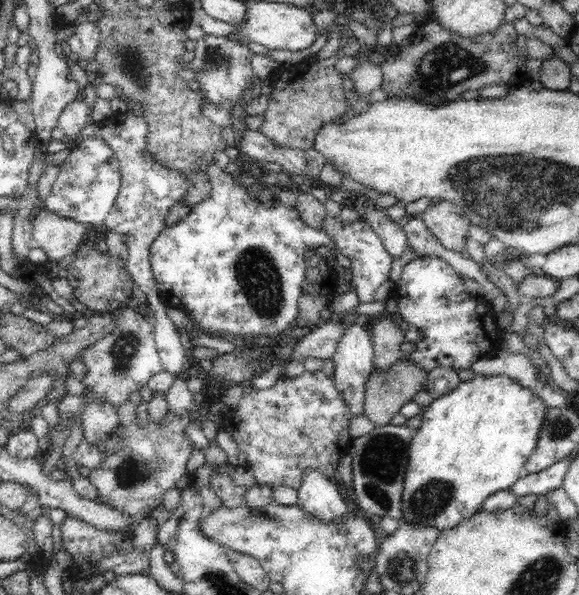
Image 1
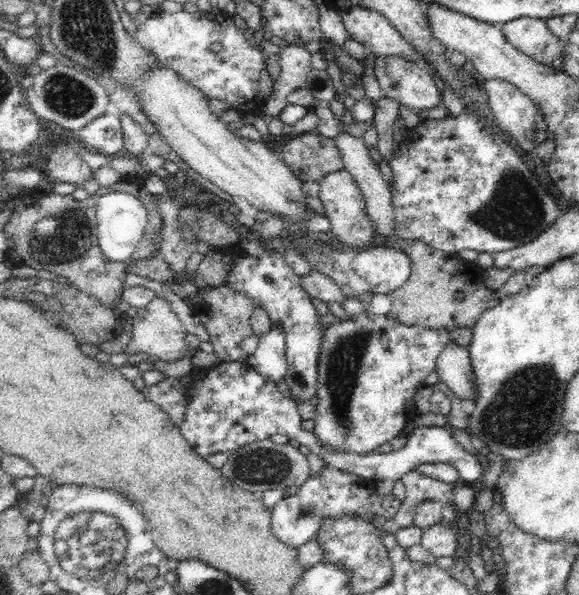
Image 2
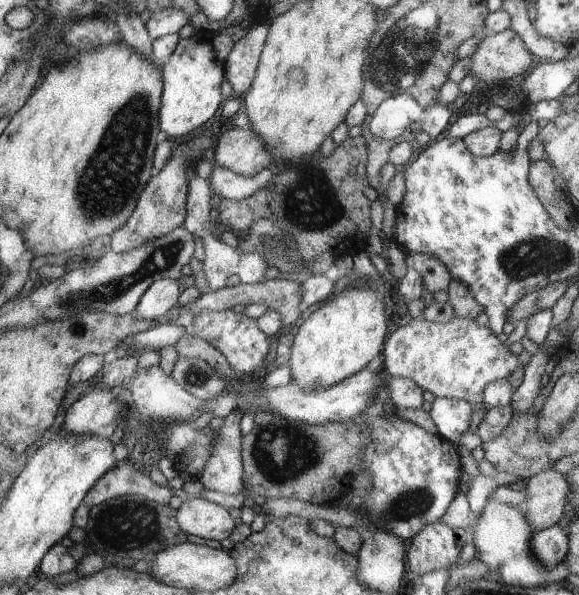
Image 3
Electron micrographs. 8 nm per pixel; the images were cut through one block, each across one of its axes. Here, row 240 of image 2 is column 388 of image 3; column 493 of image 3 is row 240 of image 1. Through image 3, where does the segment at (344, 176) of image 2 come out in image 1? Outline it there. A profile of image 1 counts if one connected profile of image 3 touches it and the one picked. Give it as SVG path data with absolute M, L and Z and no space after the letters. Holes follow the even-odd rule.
M329 215L321 222L321 230L330 236L340 254L344 254L351 260L352 282L360 303L375 301L378 286L388 280L388 274L392 268L392 254L388 253L388 249L384 247L384 242L376 231L362 217L355 222L344 222L340 216Z

